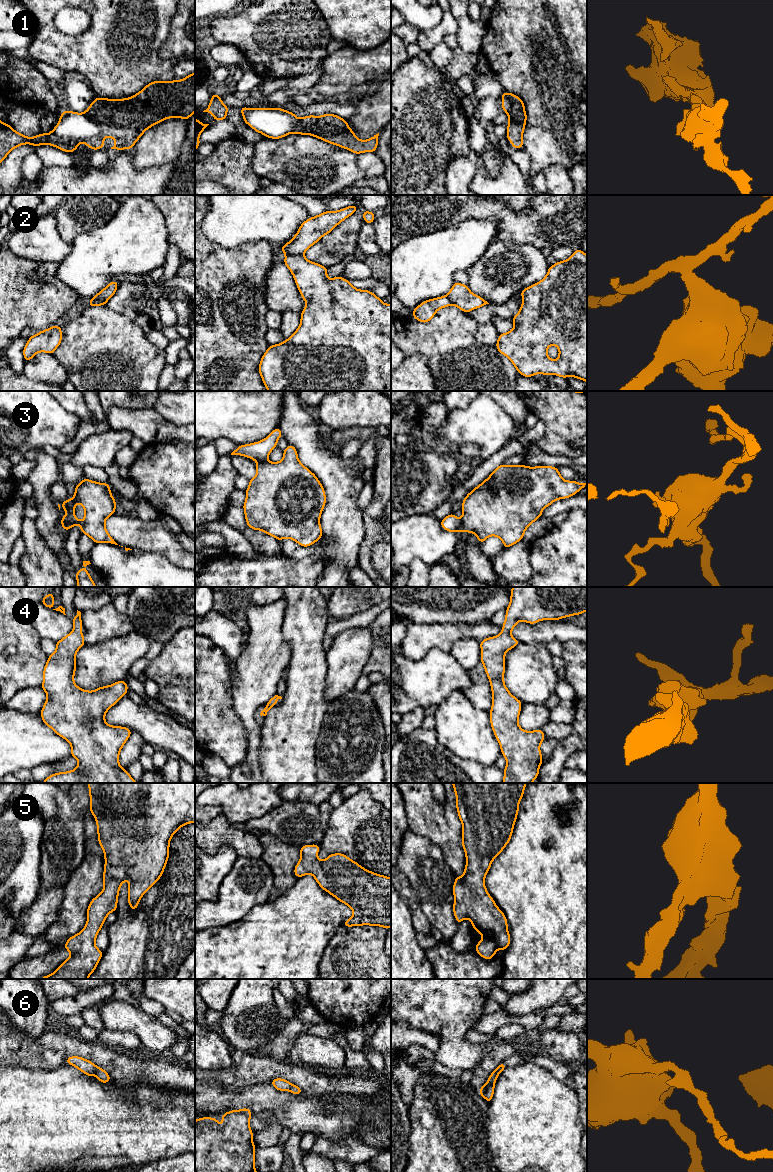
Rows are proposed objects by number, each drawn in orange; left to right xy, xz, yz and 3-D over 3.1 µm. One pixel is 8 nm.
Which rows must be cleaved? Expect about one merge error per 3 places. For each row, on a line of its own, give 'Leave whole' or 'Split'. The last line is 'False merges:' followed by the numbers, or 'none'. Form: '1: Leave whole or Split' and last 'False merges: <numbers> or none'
1: Leave whole
2: Split
3: Split
4: Leave whole
5: Leave whole
6: Split
False merges: 2, 3, 6

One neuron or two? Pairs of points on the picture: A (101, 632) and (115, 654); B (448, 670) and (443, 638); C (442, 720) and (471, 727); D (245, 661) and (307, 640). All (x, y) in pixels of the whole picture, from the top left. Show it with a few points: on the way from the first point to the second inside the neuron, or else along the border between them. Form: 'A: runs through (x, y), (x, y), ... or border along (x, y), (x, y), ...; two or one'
A: border along (128, 632), (122, 636), (105, 641), (85, 644); two
B: border along (449, 652), (432, 647), (422, 657); two
C: runs through (449, 720), (454, 720), (461, 727), (464, 727); one
D: border along (283, 623), (282, 638), (290, 647), (285, 669); two

